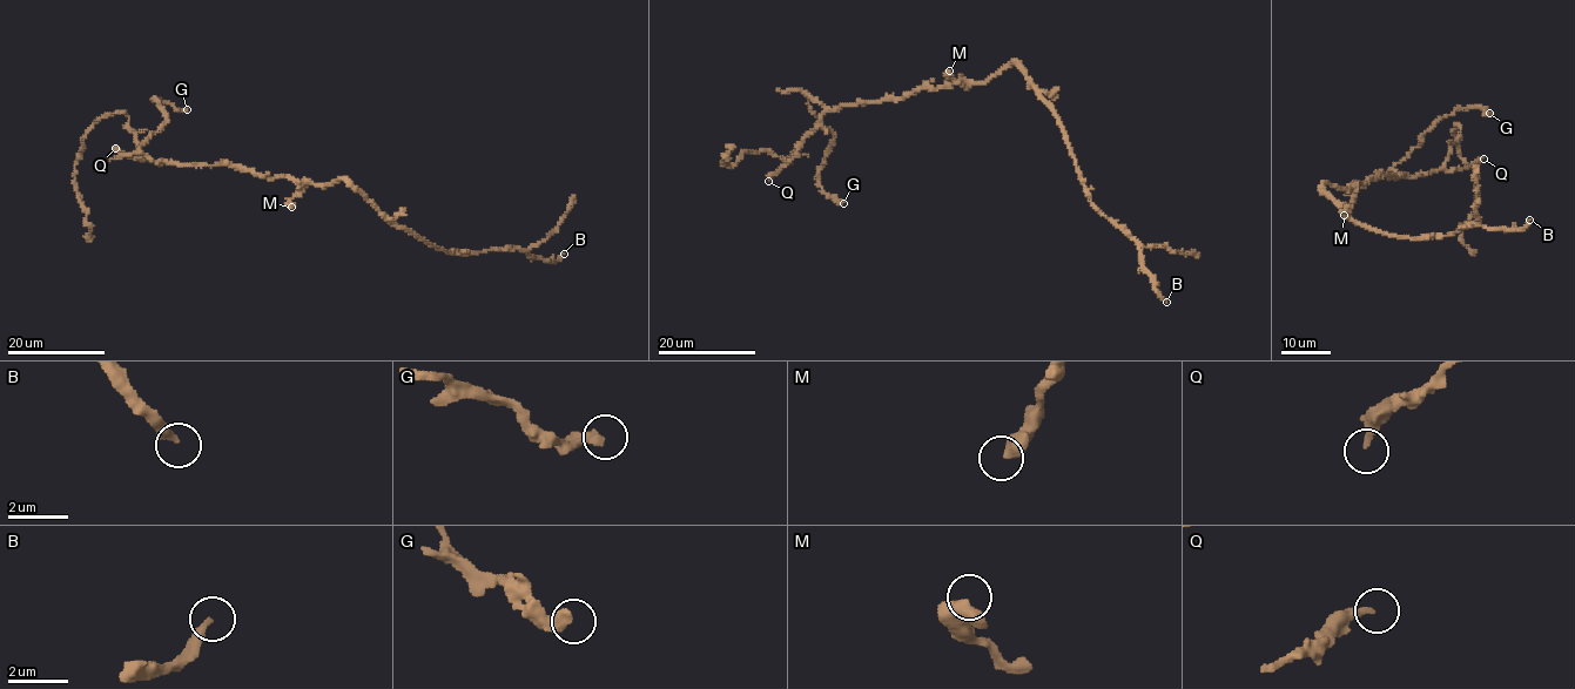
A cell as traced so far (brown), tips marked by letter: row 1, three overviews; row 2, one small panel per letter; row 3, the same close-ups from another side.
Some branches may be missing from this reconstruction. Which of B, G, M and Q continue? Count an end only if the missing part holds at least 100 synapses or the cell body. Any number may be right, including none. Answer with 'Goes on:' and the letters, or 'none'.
Goes on: B

